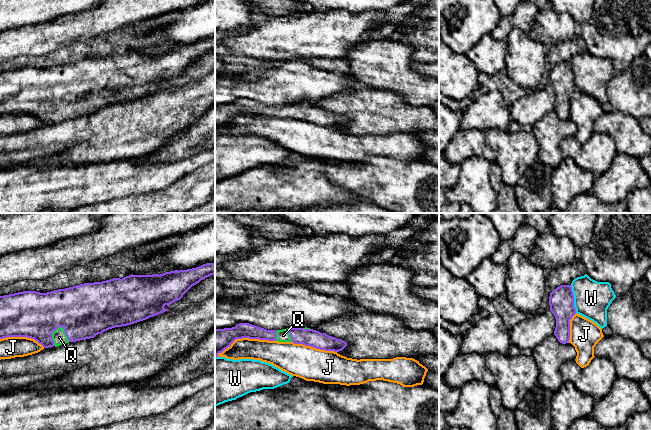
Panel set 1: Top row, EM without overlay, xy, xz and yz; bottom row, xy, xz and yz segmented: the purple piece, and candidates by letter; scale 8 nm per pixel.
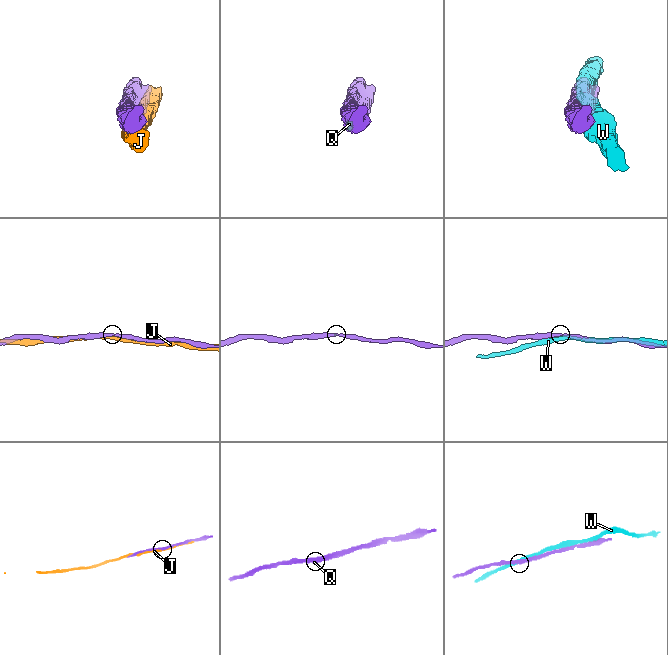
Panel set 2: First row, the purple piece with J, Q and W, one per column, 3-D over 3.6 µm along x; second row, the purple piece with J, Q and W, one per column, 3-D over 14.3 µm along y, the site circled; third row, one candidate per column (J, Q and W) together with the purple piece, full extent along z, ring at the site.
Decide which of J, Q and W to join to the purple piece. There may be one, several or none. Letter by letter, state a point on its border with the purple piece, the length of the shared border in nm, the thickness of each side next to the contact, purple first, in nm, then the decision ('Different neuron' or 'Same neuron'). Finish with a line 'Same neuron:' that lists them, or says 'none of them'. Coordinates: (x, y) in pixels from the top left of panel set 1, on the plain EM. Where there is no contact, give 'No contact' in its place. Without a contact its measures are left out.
J: Touches purple at xz (245, 113). Shared border 480 nm. Thickness 200 nm (purple) against 190 nm. Different neuron
Q: Touches purple at xy (64, 105). Shared border 180 nm. Thickness 420 nm (purple) against 120 nm. Same neuron
W: Touches purple at yz (573, 75). Shared border 220 nm. Thickness 200 nm (purple) against 280 nm. Different neuron
Same neuron: Q

